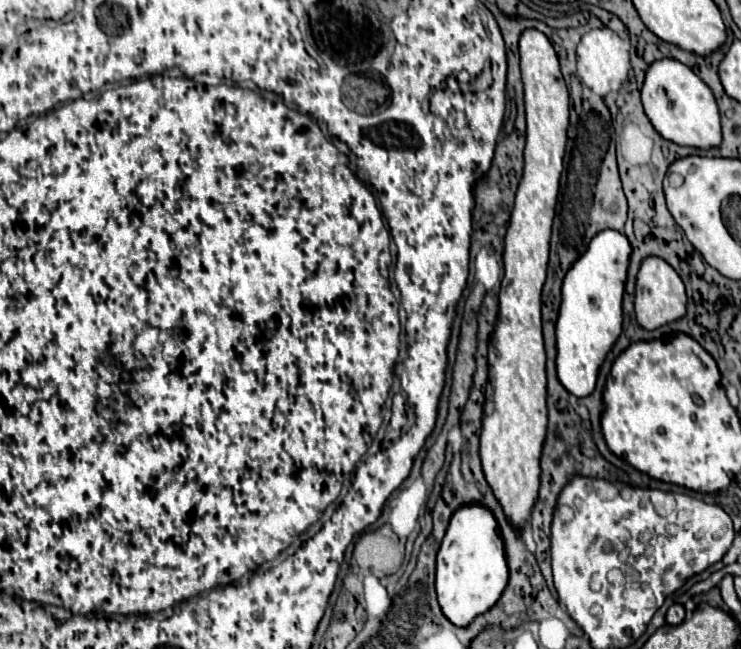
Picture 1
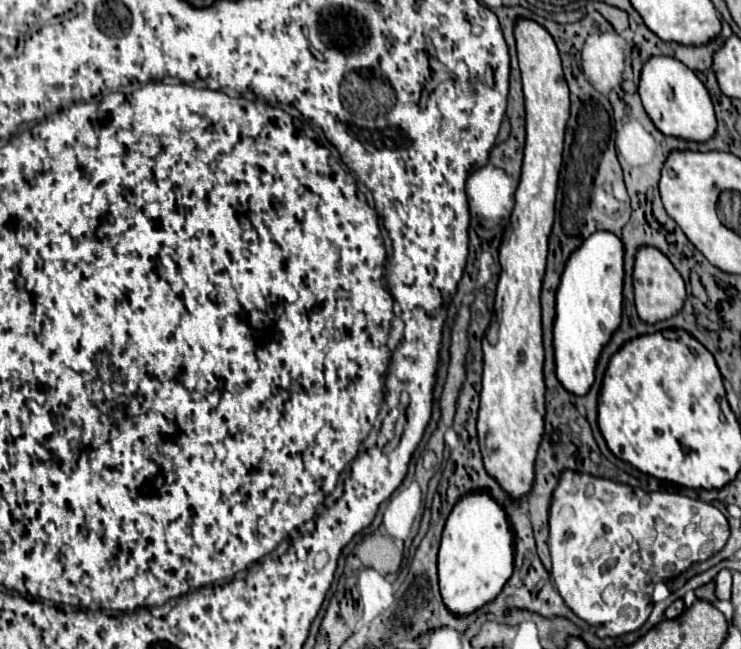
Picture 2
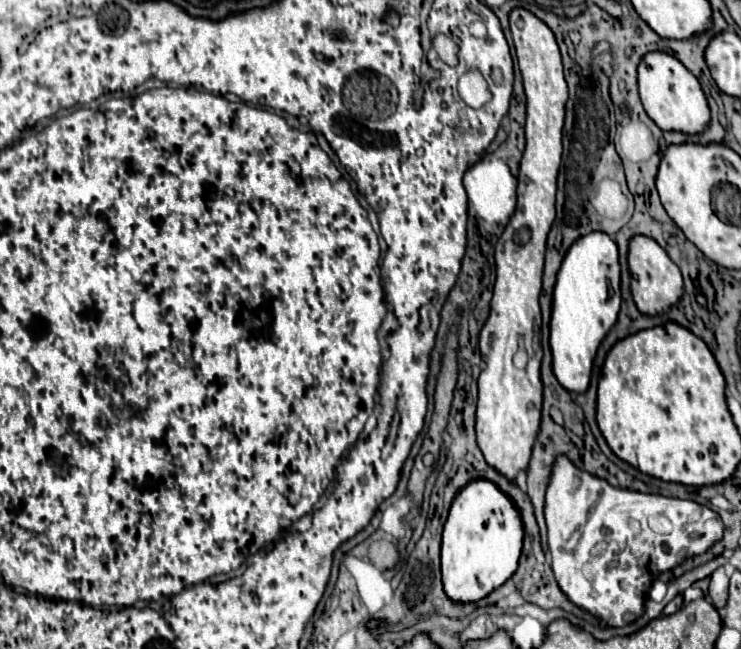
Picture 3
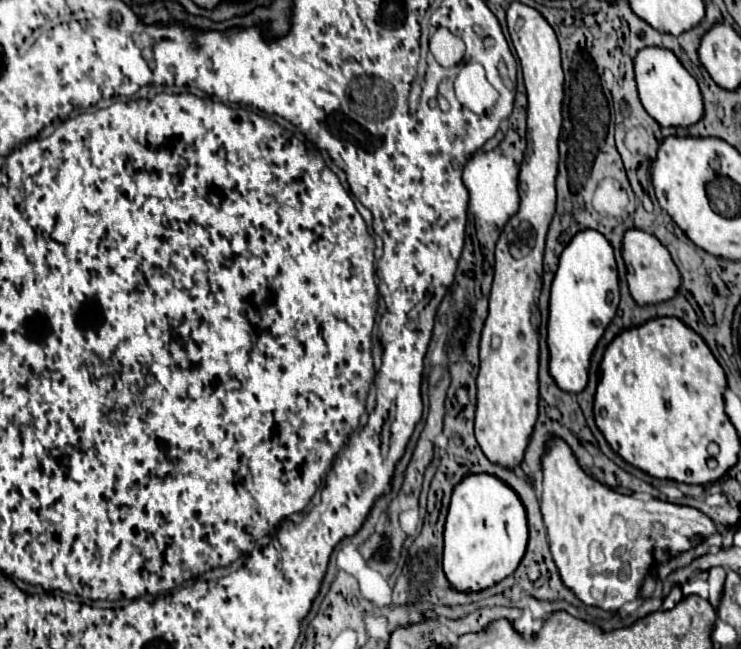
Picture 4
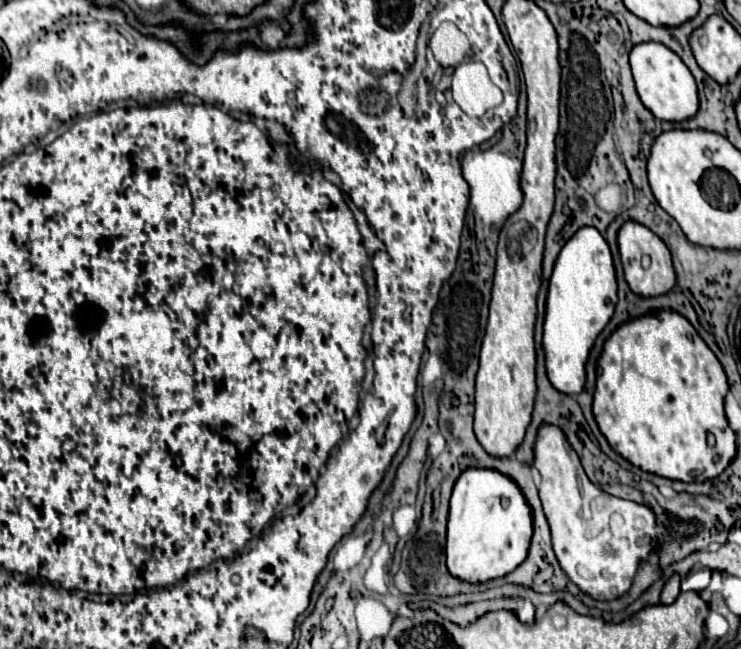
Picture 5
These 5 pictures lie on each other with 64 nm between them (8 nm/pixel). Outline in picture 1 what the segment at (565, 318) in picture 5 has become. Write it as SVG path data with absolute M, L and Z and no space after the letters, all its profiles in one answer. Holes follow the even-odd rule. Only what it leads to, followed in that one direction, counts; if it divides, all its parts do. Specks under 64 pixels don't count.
M602 230L592 238L588 250L564 278L562 306L556 322L556 368L562 386L576 398L584 398L594 392L598 370L622 334L622 296L628 278L630 250L632 246L626 234Z

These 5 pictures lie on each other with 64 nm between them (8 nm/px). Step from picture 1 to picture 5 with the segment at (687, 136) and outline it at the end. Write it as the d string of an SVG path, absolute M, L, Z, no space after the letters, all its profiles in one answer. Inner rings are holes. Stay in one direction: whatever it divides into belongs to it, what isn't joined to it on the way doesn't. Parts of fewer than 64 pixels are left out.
M658 42L636 44L630 52L630 66L642 104L658 120L684 122L686 118L692 118L698 112L698 90L696 90L694 76L670 48Z

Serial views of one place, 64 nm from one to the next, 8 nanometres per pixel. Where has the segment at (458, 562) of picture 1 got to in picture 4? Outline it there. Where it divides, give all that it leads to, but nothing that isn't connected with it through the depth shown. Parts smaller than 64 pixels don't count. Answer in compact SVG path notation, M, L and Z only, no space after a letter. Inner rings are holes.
M470 474L454 488L444 528L444 574L454 590L482 592L502 582L518 568L526 542L526 510L504 482L490 474Z

